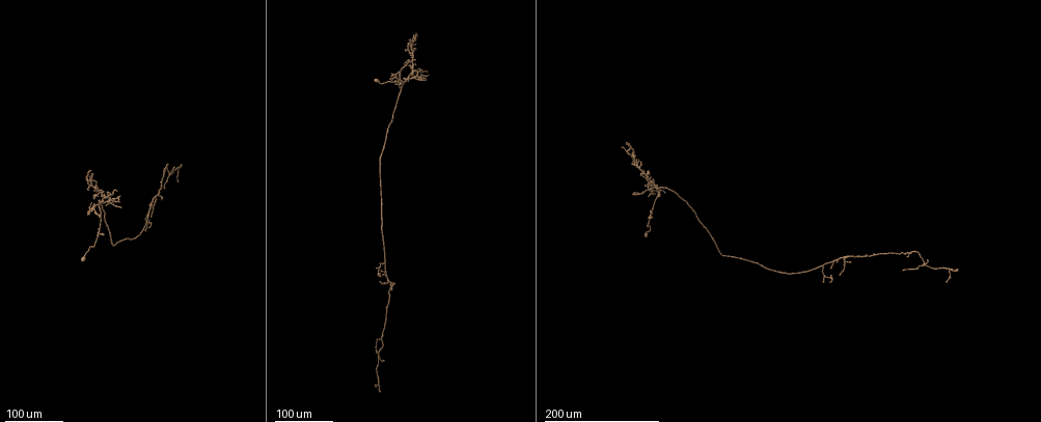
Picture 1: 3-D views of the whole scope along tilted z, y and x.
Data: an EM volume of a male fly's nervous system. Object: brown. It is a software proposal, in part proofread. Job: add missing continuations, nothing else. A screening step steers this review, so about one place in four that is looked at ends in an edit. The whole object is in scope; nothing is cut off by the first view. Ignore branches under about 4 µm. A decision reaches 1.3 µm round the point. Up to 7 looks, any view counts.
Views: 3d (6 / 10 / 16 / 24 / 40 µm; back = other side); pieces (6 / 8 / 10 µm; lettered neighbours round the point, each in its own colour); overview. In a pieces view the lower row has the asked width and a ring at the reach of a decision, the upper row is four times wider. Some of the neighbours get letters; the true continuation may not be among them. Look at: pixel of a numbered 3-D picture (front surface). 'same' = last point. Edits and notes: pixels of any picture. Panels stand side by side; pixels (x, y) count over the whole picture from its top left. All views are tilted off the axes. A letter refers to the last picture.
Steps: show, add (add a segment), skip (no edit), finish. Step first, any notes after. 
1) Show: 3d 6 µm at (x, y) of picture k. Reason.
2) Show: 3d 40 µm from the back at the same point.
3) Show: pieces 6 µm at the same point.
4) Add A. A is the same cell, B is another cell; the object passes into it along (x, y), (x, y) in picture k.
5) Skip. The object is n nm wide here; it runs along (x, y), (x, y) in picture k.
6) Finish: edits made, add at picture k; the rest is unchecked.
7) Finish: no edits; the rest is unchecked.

Show: 3d 24 µm at (89, 214) of picture 1. Branch stops here.

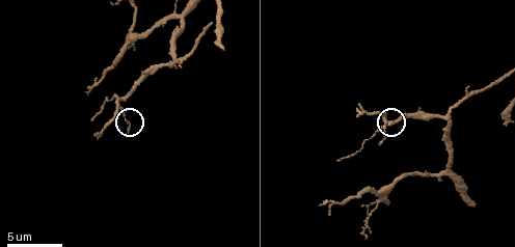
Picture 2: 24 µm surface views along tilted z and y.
Show: pieces 6 µm at (359, 116) of picture 2.

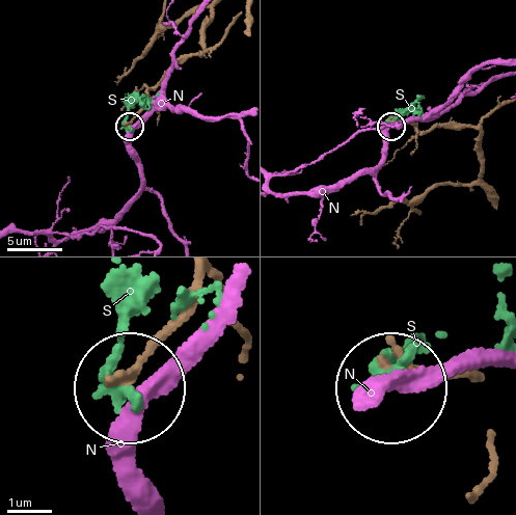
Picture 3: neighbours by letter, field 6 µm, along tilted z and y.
Skip. The object is 200 nm wide here; N and S are other cells; no lettered segment goes on from it.

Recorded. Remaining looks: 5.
Show: 3d 24 µm at (415, 77) of picture 1. An open end.

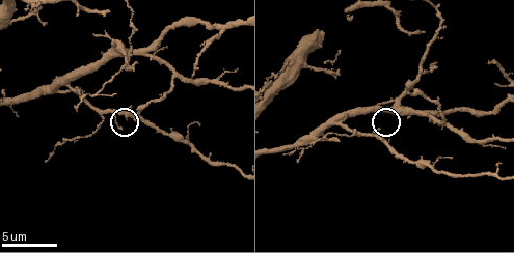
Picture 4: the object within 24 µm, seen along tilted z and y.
Show: pieces 6 µm at (408, 94) of picture 4. What lies round it.

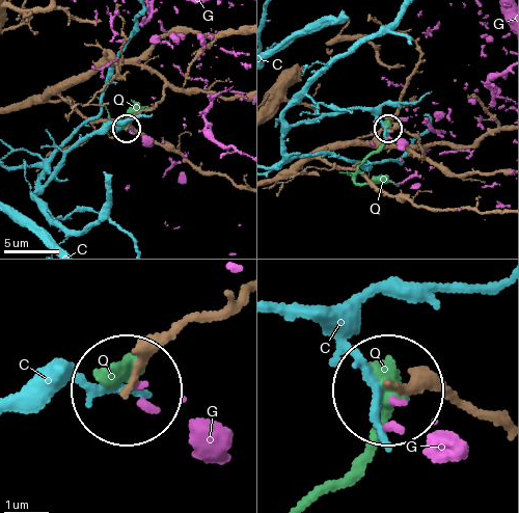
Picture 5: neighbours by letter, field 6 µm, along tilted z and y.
Skip. The object is 120 nm wide here; C, G and Q are other cells; it runs along (231, 300), (180, 328), (131, 390) in picture 5; none of them fits.

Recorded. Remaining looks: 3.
Show: 3d 40 µm at (99, 215) of picture 1. Free end.

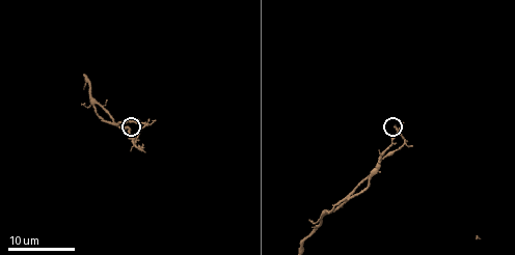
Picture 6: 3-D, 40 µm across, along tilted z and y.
Show: pieces 8 µm at (396, 125) of picture 6.

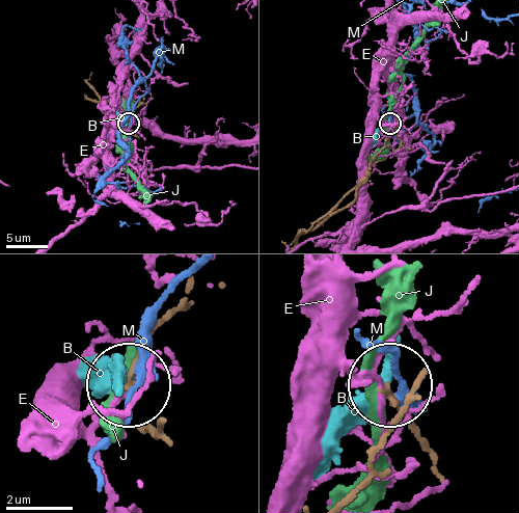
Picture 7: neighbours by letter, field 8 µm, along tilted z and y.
Skip. The object is 160 nm wide here; B, E, J and M are other cells; none of them fits.

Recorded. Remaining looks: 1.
Finish: no edits; the rest is unchecked.

